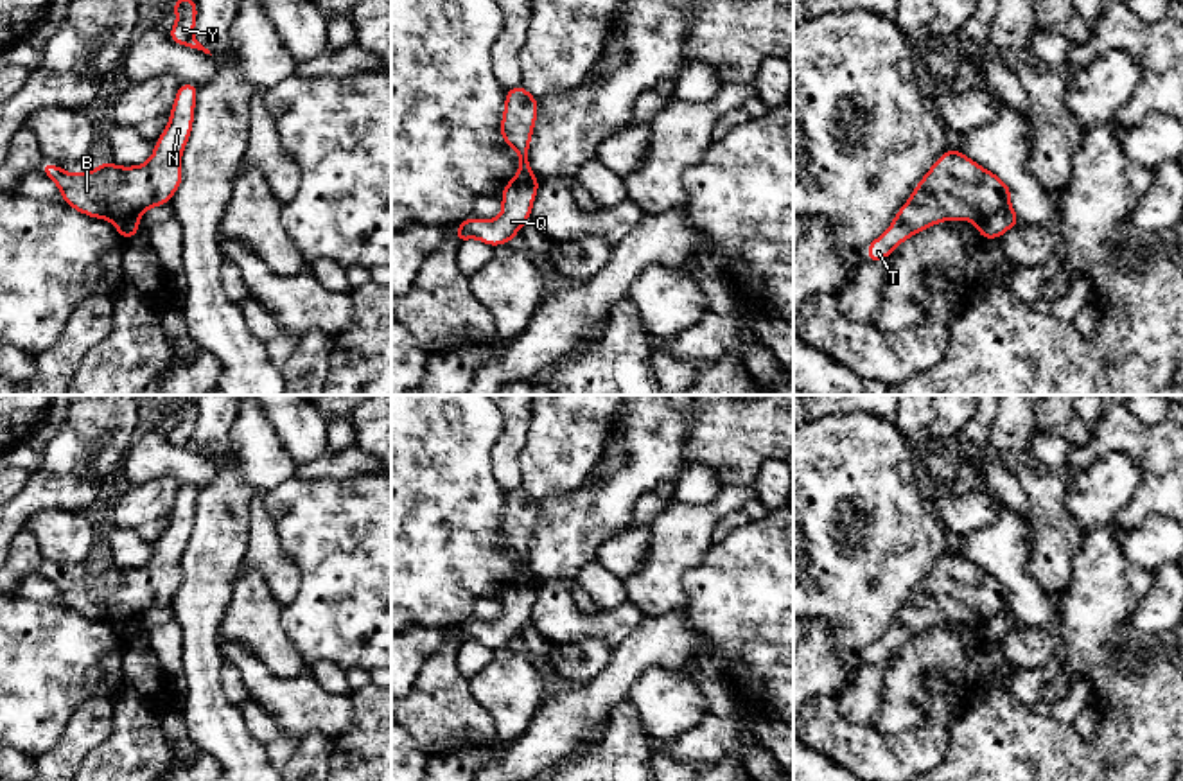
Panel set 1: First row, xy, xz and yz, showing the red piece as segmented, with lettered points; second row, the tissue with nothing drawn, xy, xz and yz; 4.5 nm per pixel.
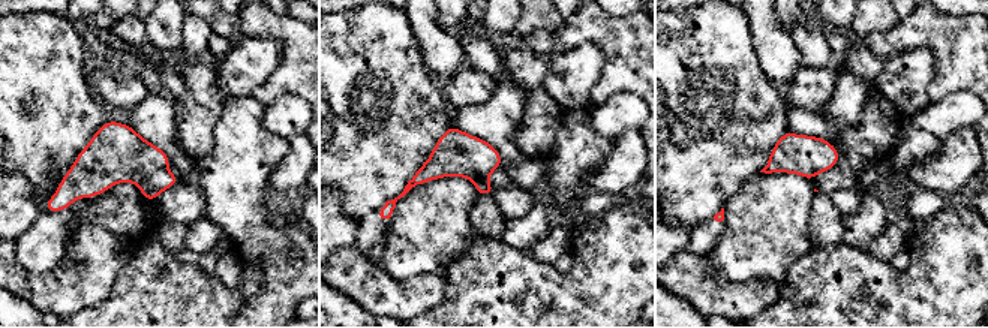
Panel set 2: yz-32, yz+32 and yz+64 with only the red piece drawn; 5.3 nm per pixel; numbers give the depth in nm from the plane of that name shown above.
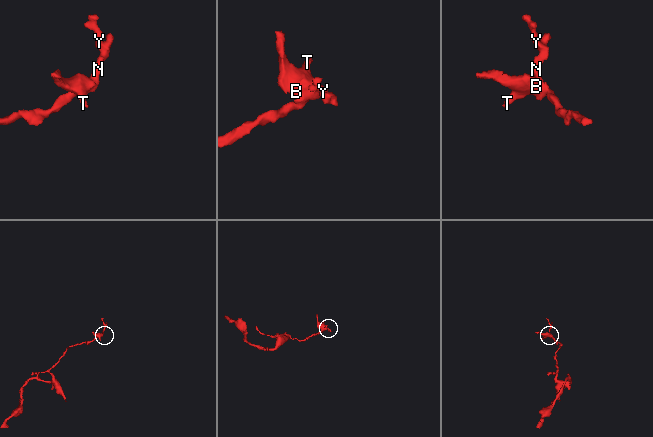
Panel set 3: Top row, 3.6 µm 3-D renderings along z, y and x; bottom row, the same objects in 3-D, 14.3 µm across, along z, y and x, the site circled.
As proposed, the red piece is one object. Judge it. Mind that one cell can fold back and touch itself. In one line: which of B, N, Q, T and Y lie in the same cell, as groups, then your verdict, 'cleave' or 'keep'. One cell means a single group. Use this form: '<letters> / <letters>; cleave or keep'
B N T Y / Q; cleave

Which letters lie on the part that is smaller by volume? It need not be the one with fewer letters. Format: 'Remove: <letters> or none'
Remove: B, N, T, Y

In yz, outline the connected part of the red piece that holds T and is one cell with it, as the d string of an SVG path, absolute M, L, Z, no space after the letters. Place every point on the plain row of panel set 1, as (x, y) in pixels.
M946 551L914 589L883 637L871 643L867 664L881 664L923 632L959 621L978 627L982 621L1009 607L1009 587L973 564L959 551Z

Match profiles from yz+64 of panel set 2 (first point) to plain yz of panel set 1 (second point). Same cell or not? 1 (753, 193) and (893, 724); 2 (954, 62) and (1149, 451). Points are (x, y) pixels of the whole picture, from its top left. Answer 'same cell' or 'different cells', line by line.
1: same cell
2: same cell

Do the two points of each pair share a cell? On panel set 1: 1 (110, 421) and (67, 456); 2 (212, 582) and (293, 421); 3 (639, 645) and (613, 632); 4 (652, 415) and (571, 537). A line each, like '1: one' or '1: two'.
1: one
2: two
3: two
4: one

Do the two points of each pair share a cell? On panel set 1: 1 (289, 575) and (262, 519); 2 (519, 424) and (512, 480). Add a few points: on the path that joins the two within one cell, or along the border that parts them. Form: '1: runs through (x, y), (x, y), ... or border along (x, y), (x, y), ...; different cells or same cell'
1: runs through (275, 561), (264, 550), (262, 534); same cell
2: runs through (512, 438), (510, 465); same cell

